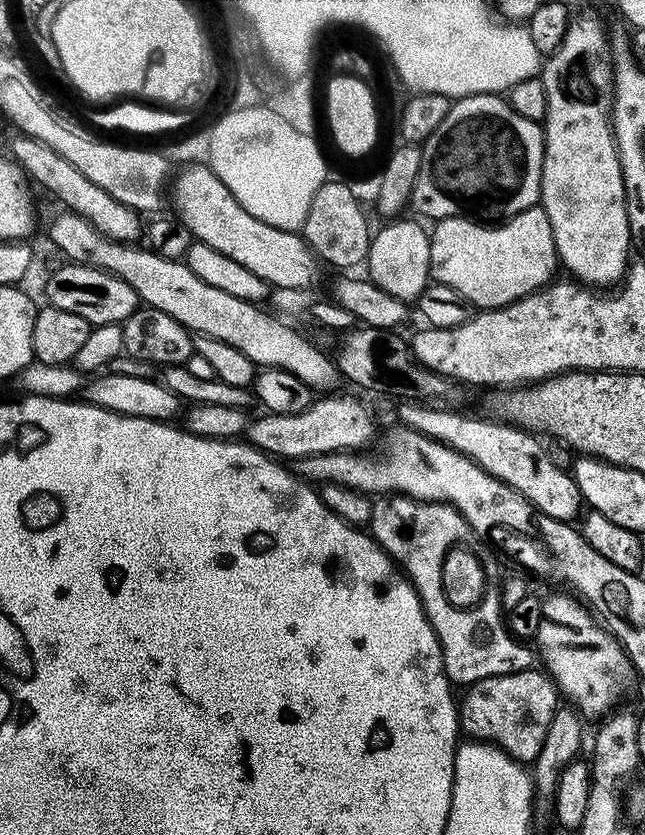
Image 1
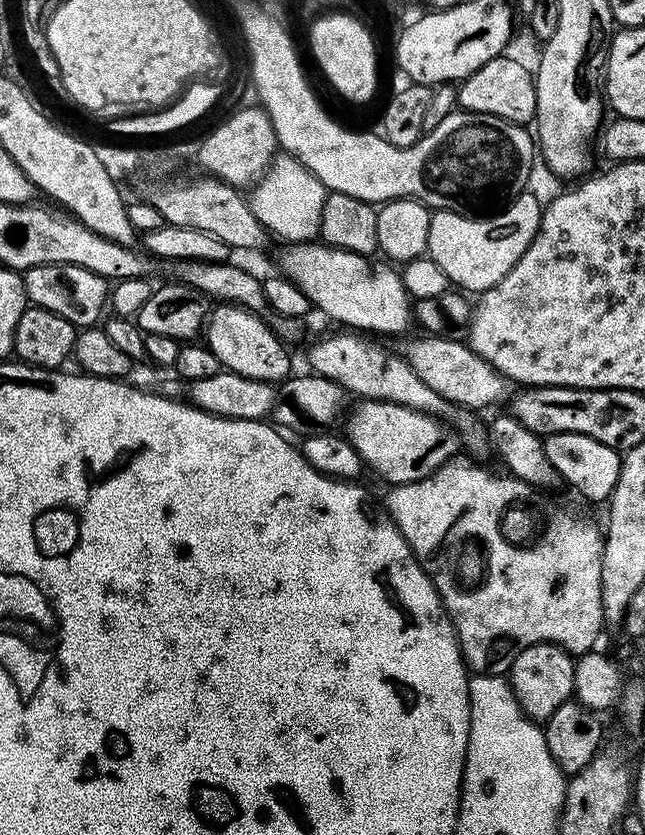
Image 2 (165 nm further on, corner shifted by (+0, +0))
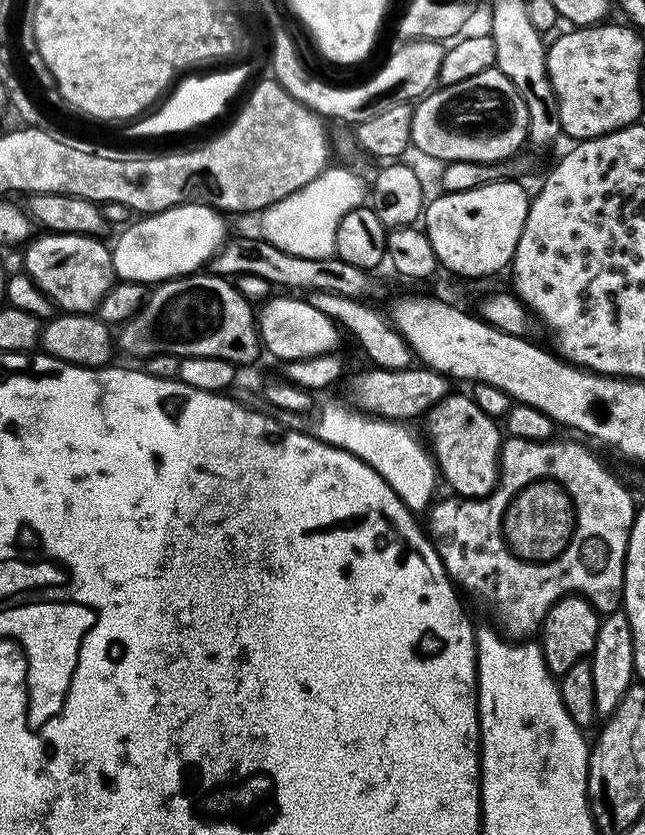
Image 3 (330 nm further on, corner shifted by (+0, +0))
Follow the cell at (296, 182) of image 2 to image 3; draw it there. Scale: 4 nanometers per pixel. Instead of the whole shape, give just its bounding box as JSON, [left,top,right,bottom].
[259,166,370,259]

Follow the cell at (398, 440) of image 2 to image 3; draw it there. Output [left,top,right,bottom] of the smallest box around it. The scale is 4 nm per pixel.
[424,394,501,500]

